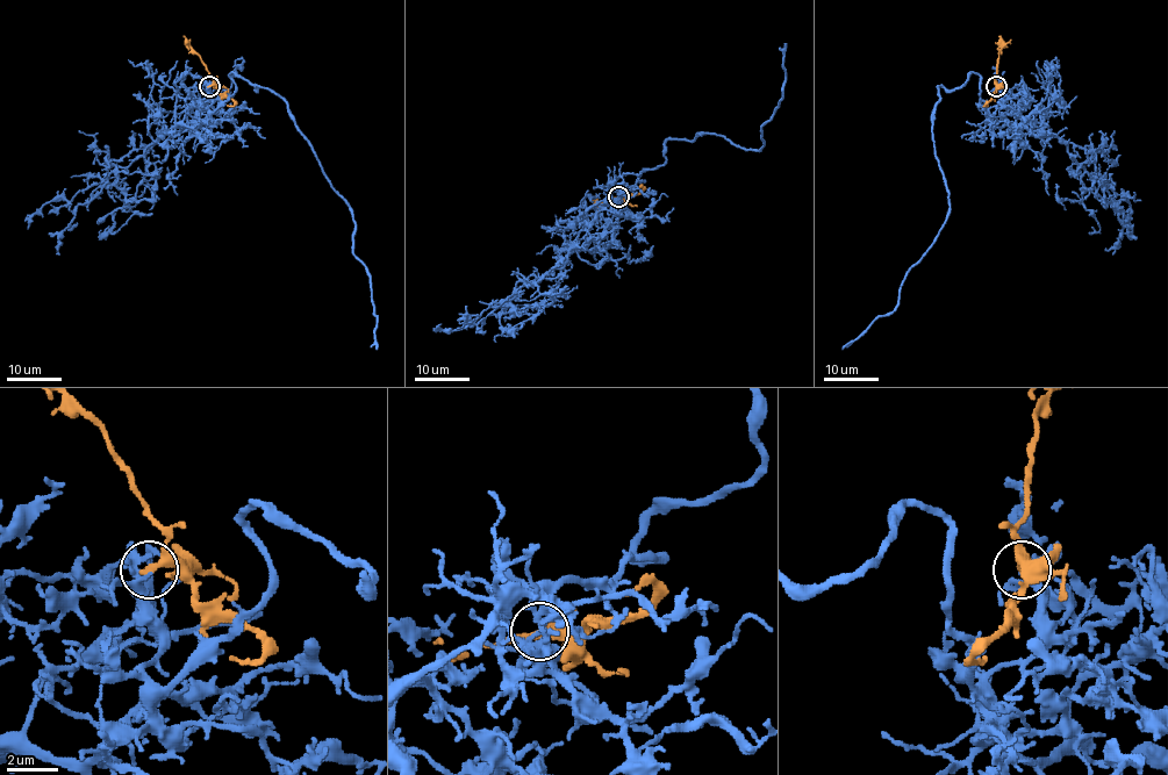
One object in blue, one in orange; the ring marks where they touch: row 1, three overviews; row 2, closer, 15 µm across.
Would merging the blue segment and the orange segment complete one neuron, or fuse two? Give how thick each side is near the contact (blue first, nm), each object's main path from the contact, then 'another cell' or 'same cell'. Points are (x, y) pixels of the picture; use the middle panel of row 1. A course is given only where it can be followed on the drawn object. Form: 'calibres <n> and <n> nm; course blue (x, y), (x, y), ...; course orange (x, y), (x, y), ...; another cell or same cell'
calibres 160 and 240 nm; course blue (618, 196), (665, 160), (668, 138), (715, 134), (758, 150), (781, 99), (786, 43); course orange (618, 196), (596, 202), (592, 200); same cell

